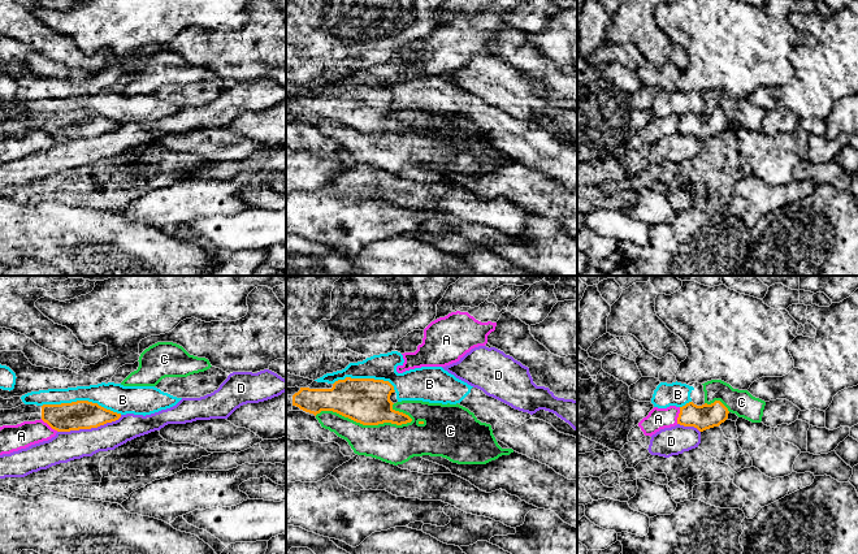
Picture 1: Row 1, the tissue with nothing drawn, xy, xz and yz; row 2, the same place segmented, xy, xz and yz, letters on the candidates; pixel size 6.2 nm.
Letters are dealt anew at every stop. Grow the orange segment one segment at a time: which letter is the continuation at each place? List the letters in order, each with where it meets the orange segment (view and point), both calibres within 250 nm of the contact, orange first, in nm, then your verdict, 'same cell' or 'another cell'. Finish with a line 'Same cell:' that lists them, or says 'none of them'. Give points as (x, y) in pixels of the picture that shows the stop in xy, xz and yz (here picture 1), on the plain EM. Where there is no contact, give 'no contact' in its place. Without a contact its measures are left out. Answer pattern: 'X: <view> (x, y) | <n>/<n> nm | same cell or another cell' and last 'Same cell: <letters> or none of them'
A: xy (50, 134) | 180/160 nm | another cell
B: xy (82, 109) | 180/180 nm | another cell
C: xz (364, 133) | 280/240 nm | another cell
D: xy (89, 137) | 180/190 nm | another cell
Same cell: none of them

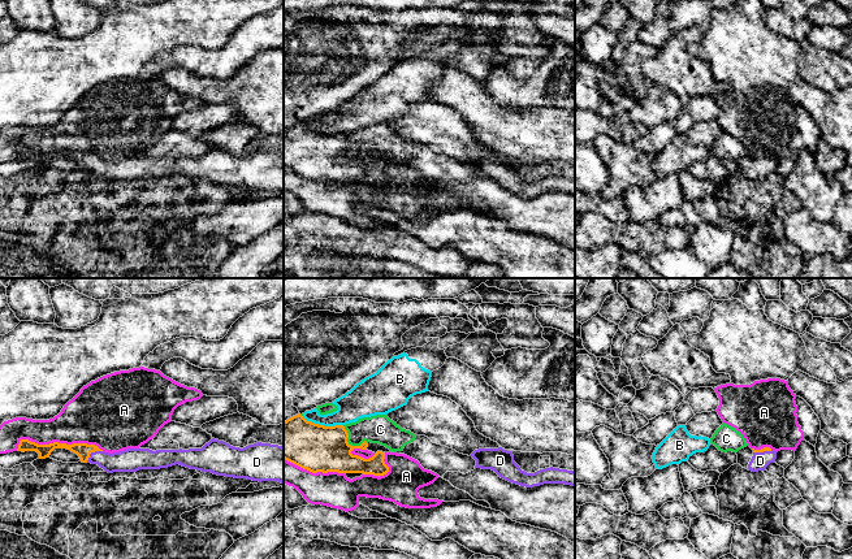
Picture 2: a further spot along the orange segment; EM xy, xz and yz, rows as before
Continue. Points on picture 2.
A: xy (57, 151) | 90/320 nm | another cell
B: xz (323, 134) | 300/190 nm | another cell
C: xz (350, 154) | 300/180 nm | another cell
D: xy (91, 160) | 90/140 nm | same cell
Same cell: D

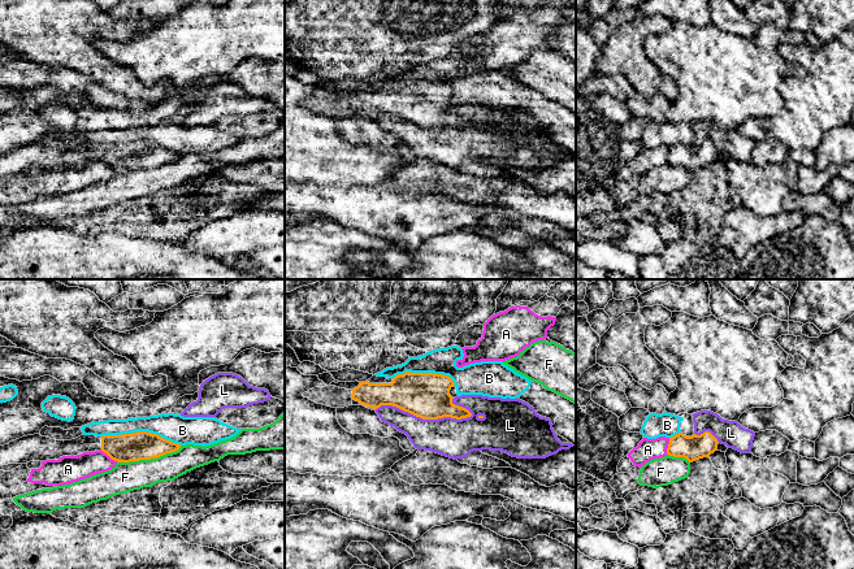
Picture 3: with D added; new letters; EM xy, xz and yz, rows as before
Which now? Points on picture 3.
A: xy (109, 165) | 180/160 nm | another cell
B: xy (142, 140) | 180/180 nm | another cell
F: xy (148, 168) | 180/190 nm | another cell
L: xz (424, 127) | 280/240 nm | another cell
Same cell: none of them

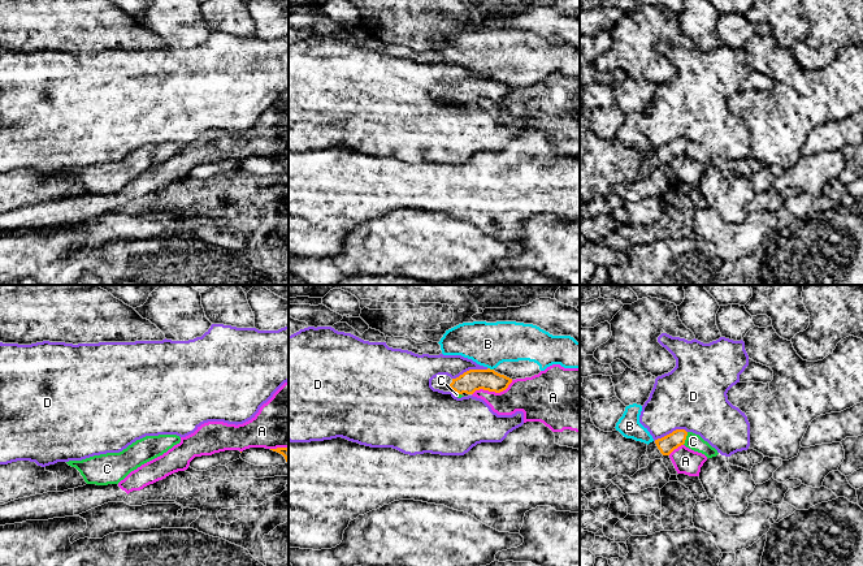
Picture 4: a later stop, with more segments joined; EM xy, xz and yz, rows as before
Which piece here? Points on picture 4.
A: xz (493, 99) | 140/240 nm | another cell
B: xz (489, 77) | 140/280 nm | another cell
C: yz (685, 147) | 110/100 nm | another cell
D: xz (469, 78) | 140/180 nm | another cell
Same cell: none of them

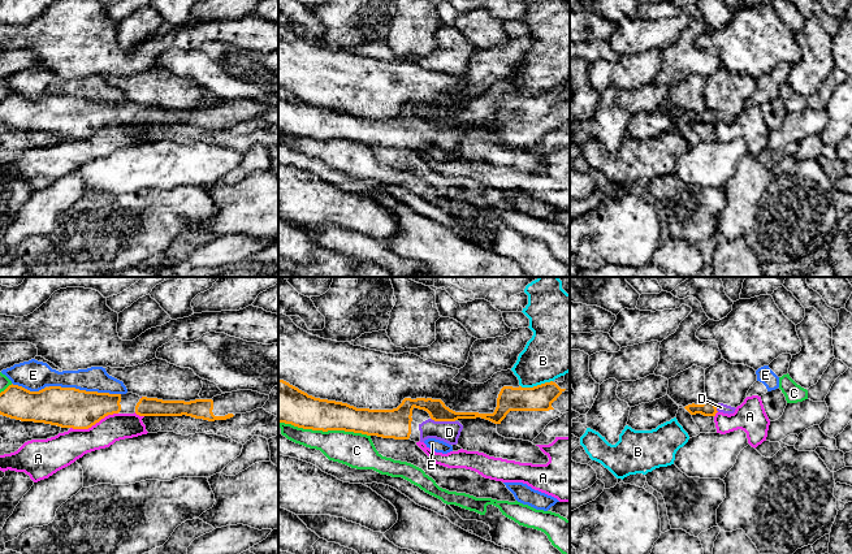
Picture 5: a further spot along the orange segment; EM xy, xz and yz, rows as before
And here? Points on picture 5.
A: xy (94, 133) | 260/200 nm | another cell
B: xz (537, 94) | 160/320 nm | another cell
C: xz (324, 139) | 220/220 nm | another cell
D: xz (442, 129) | 120/140 nm | same cell
E: xy (85, 99) | 260/160 nm | another cell
Same cell: D

